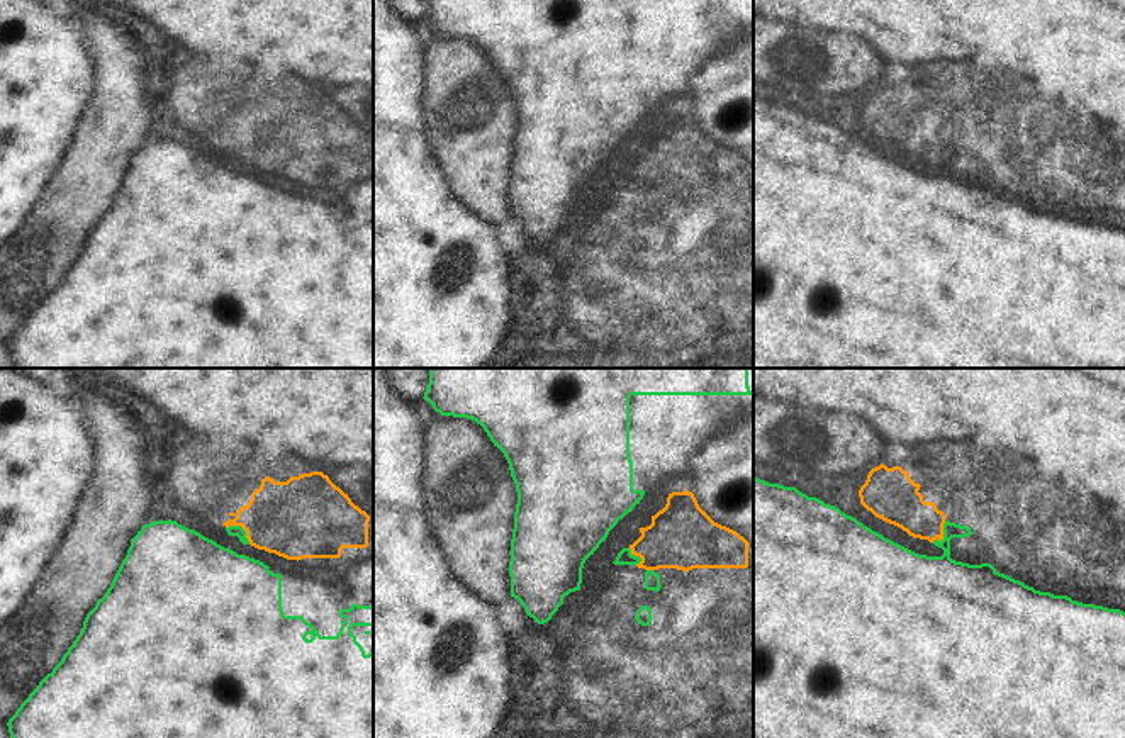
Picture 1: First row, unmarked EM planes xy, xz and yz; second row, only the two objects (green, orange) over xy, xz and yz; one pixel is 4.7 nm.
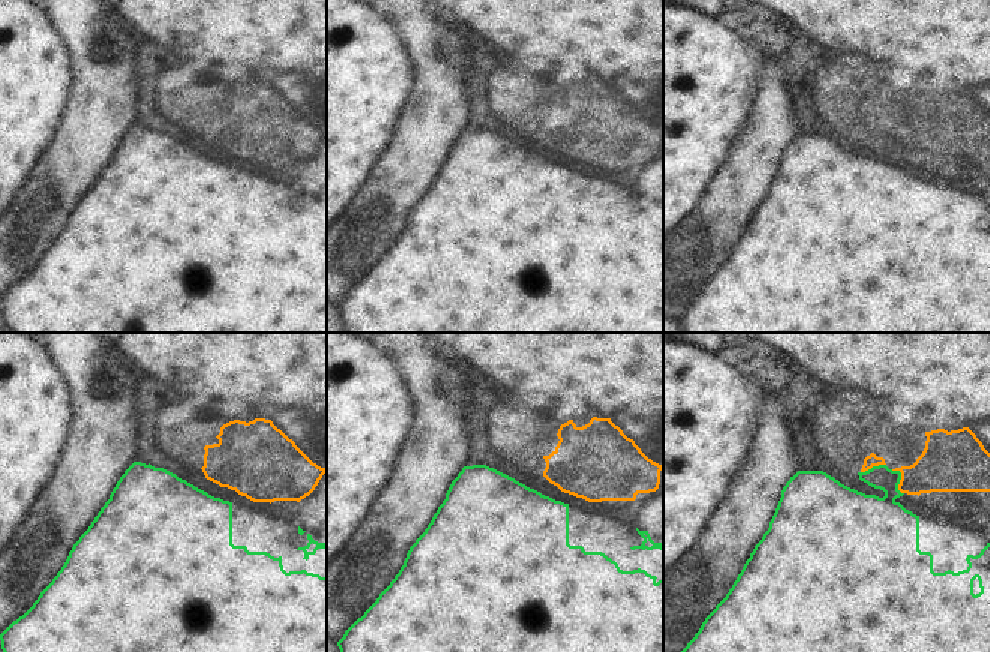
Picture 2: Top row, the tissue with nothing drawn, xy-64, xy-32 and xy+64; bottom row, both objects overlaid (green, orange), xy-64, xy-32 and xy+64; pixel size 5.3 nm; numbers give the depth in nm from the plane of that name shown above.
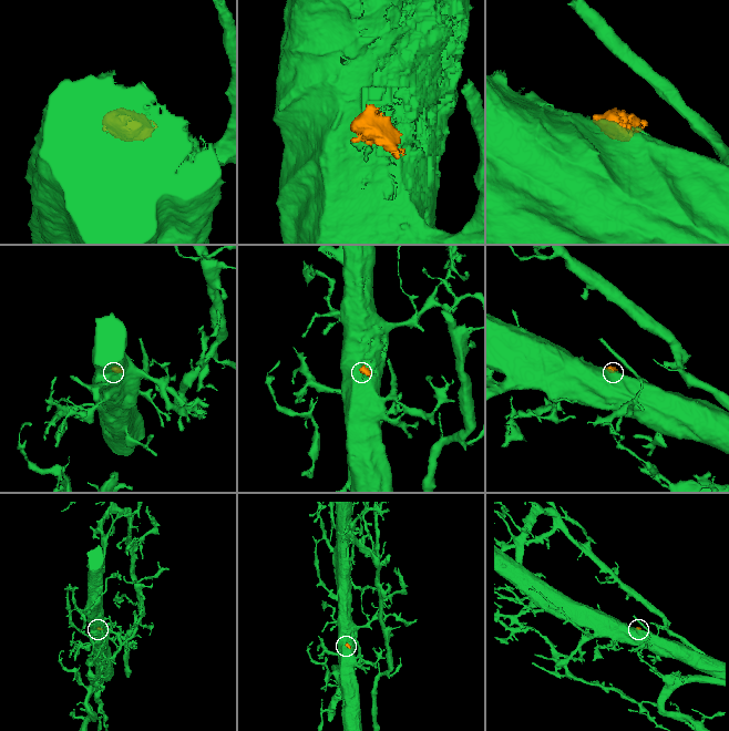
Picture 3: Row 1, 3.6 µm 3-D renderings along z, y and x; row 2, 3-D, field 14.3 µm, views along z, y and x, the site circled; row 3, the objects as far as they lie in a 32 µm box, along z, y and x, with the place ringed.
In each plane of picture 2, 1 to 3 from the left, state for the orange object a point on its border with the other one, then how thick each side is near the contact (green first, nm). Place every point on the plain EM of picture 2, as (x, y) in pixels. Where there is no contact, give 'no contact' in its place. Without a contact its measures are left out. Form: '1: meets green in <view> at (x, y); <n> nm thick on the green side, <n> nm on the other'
1: no contact
2: no contact
3: meets green in xy+64 at (900, 143); 260 nm thick on the green side, 280 nm on the other

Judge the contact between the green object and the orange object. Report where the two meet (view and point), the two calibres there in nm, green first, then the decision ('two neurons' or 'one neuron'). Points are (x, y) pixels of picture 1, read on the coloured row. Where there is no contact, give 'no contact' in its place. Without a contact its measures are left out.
contact xy (241, 528); calibres 50 and 360 nm; two neurons

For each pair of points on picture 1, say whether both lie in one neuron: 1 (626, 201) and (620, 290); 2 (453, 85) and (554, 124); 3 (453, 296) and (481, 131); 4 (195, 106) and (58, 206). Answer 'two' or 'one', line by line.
1: one
2: two
3: two
4: two

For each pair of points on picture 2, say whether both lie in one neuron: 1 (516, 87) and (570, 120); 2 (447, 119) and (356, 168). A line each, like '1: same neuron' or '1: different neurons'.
1: different neurons
2: different neurons

